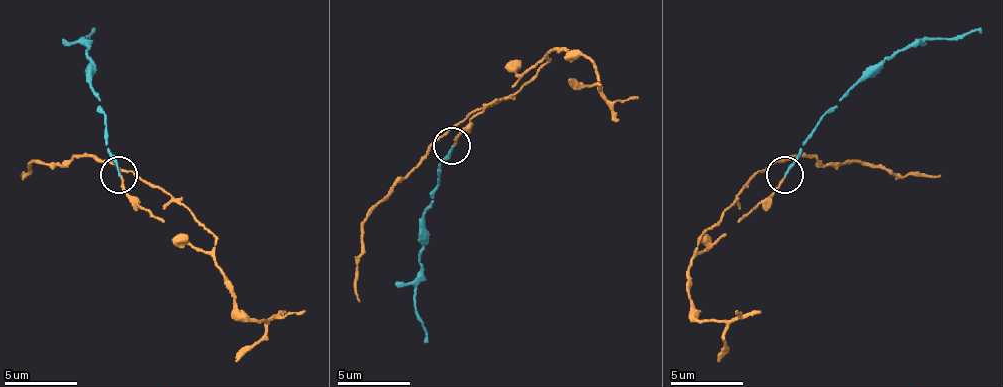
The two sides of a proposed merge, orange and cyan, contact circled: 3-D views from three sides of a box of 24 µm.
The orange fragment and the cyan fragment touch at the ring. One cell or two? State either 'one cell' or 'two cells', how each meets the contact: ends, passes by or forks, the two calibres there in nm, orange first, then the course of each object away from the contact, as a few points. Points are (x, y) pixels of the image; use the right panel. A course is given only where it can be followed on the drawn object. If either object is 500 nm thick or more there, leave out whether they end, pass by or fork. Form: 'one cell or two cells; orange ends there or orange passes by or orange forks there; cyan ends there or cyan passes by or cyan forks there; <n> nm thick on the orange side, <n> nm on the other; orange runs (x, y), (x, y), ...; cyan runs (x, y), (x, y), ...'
one cell; orange passes by; cyan ends there; 90 nm thick on the orange side, 160 nm on the other; orange runs (784, 175), (747, 215), (740, 197), (776, 161), (856, 161), (900, 175), (940, 175); cyan runs (784, 175), (802, 143), (838, 99), (900, 52), (954, 37), (980, 27)

